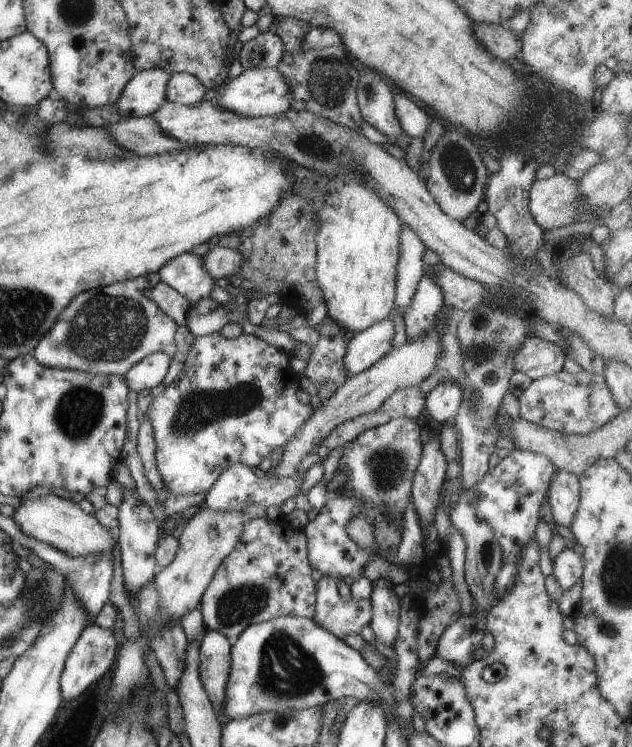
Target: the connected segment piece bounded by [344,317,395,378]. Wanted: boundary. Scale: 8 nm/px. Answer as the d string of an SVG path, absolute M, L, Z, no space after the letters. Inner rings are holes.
M392 317L372 324L368 330L350 335L344 368L348 378L368 370L372 364L378 362L392 348L394 337L394 322Z

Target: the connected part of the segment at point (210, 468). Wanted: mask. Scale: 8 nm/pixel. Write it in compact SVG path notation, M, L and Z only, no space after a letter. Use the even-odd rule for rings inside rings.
M220 331L195 336L182 372L142 410L142 417L152 422L156 464L167 490L174 496L206 493L228 466L242 462L250 468L265 467L272 450L286 446L296 436L315 408L298 400L300 377L292 370L290 359L288 352L251 334L234 339L225 338Z

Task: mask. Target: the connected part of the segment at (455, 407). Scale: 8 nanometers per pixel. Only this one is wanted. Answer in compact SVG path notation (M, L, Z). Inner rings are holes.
M438 382L426 396L424 413L446 424L458 414L462 399L463 392L456 382Z

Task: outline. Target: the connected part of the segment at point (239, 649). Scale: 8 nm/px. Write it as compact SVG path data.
M292 615L279 616L251 624L239 635L236 643L231 646L231 670L228 684L226 684L226 704L224 714L228 720L248 718L260 712L282 712L282 710L304 710L313 706L322 706L327 702L340 700L344 697L356 696L359 702L372 700L378 702L382 712L386 714L387 722L392 722L396 710L396 696L392 681L386 682L378 670L375 671L364 658L362 653L348 646L340 638L336 638L326 628L318 626L313 618L295 617Z

